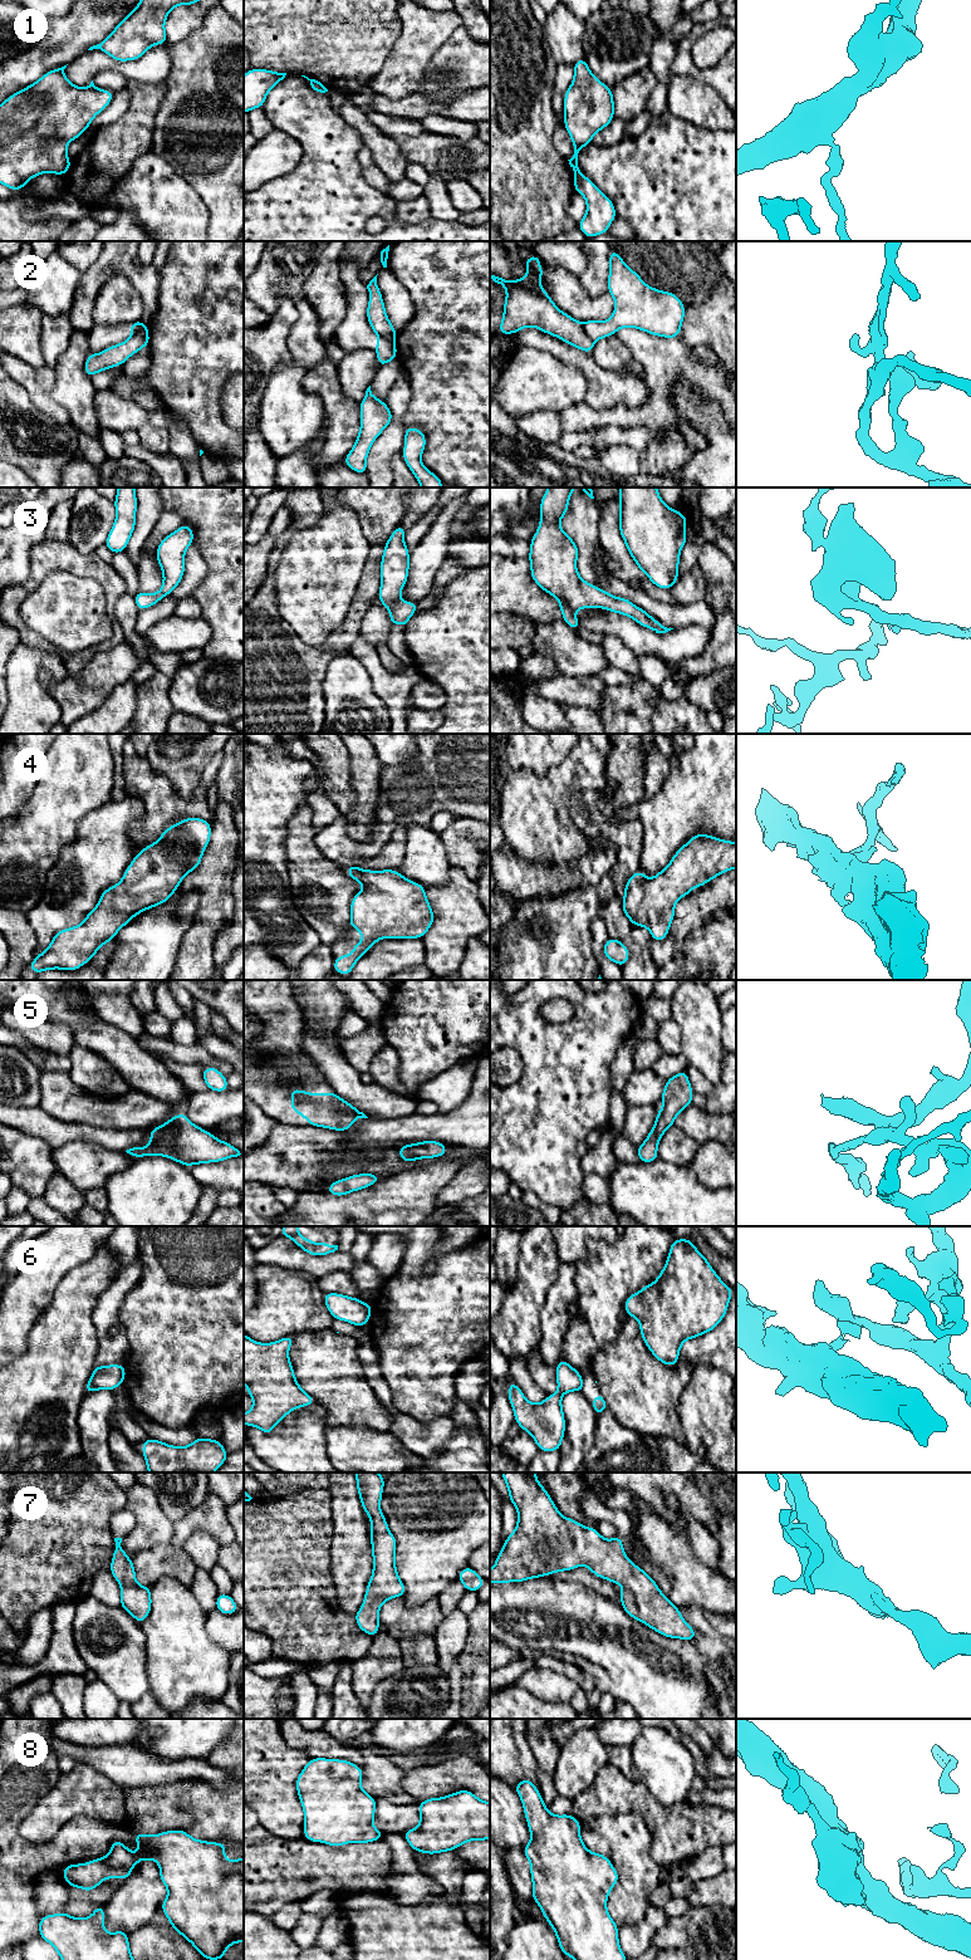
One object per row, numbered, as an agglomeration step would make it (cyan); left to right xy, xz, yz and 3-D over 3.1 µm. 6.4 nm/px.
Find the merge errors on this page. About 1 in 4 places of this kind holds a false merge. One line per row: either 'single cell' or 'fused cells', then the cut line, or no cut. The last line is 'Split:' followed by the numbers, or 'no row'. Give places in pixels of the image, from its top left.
1: fused cells | yz (578, 170), (574, 174)
2: fused cells | yz (582, 323), (582, 327), (593, 342)
3: single cell | no cut
4: single cell | no cut
5: single cell | no cut
6: fused cells | xy (88, 1381), (97, 1388)
7: single cell | no cut
8: single cell | no cut
Split: 1, 2, 6

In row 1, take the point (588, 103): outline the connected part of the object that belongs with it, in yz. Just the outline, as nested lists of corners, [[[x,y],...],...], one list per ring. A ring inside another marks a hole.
[[[585,58],[578,59],[573,65],[574,78],[564,94],[563,114],[574,146],[574,155],[568,161],[575,173],[579,171],[579,151],[613,121],[614,101],[612,89],[593,75]]]

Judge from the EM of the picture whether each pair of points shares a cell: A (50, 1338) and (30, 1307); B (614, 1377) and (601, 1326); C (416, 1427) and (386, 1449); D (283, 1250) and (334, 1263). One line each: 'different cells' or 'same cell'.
A: different cells
B: different cells
C: different cells
D: same cell

